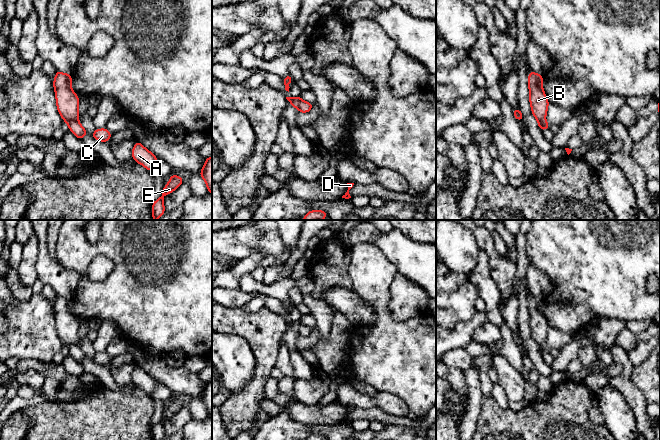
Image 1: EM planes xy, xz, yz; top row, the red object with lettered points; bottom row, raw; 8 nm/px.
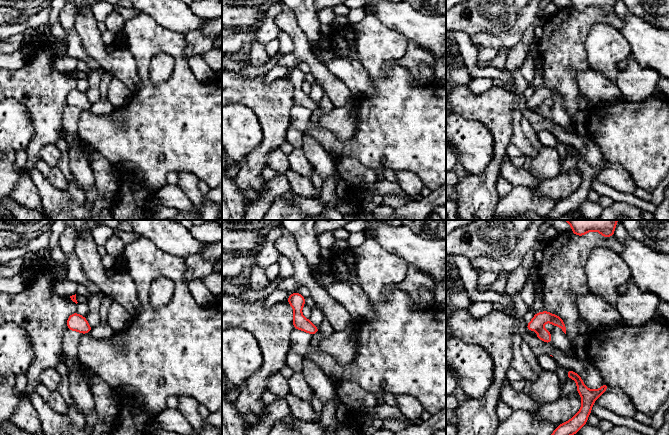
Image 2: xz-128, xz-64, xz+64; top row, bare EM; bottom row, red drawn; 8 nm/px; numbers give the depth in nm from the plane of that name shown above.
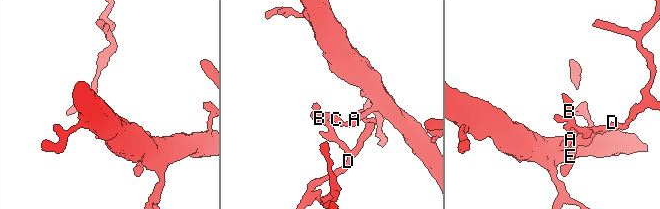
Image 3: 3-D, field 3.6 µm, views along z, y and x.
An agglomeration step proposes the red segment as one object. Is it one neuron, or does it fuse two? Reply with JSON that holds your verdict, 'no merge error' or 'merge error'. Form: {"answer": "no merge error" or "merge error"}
{"answer": "merge error"}

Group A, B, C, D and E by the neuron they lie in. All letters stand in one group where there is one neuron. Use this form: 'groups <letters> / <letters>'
groups A C / B D E

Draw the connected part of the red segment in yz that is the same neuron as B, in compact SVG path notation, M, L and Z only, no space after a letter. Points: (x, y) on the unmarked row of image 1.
M531 294L528 299L529 325L531 335L537 345L545 343L549 325L542 311L543 299Z

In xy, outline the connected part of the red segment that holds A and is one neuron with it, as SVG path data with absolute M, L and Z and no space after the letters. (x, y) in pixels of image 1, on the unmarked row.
M136 364L132 374L132 382L135 386L143 389L148 395L152 395L158 382L147 374L140 366Z

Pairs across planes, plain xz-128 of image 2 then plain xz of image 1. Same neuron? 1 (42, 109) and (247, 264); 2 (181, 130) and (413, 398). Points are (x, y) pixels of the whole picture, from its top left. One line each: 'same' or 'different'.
1: different
2: same

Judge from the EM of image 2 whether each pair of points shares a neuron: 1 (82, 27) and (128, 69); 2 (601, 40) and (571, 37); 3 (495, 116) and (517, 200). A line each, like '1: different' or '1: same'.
1: same
2: different
3: different

